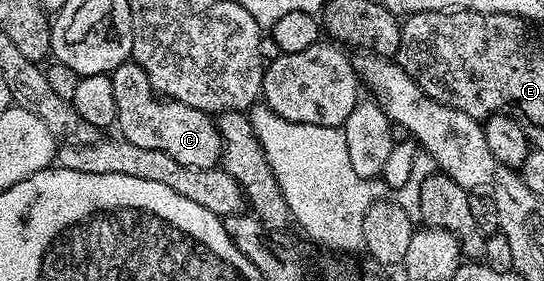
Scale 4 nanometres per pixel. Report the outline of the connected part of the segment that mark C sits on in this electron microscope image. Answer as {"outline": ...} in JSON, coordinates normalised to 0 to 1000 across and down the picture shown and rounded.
{"outline":[[[241,210],[208,246],[202,270],[210,310],[211,456],[221,459],[219,484],[226,498],[246,509],[246,523],[300,537],[303,552],[313,552],[313,566],[335,580],[335,594],[395,601],[406,584],[404,463],[384,406],[283,338],[272,270]]]}

